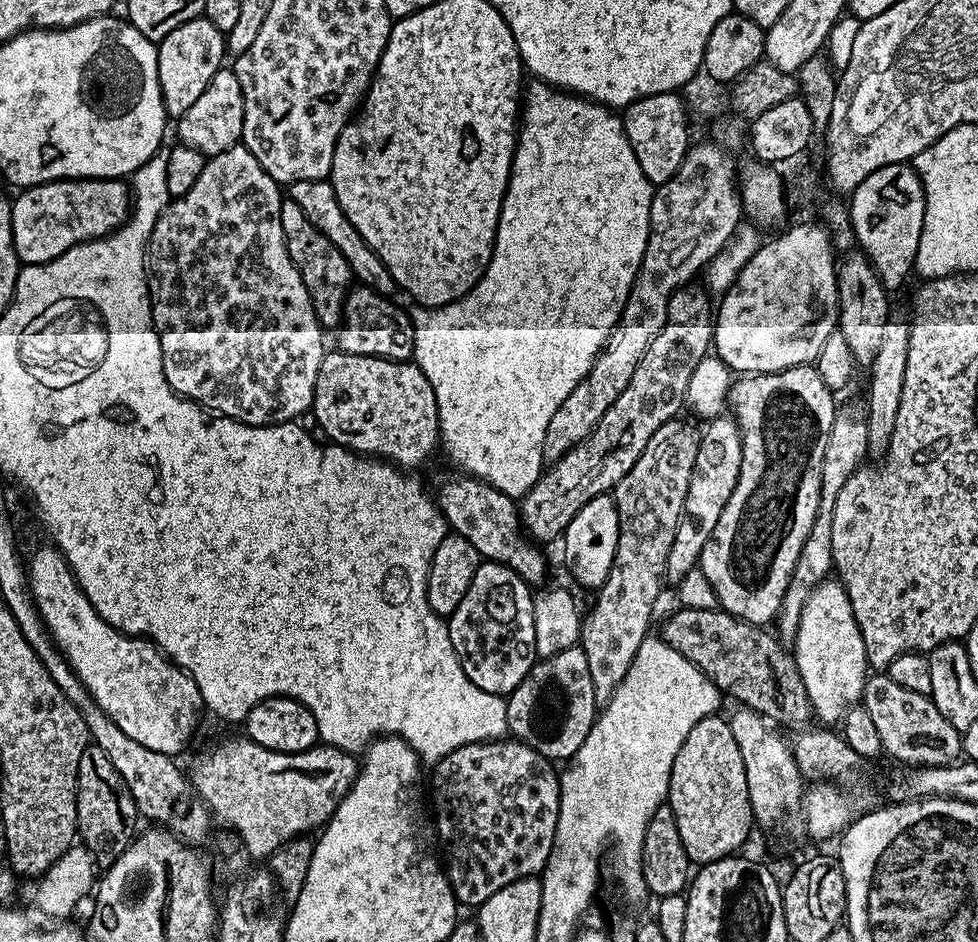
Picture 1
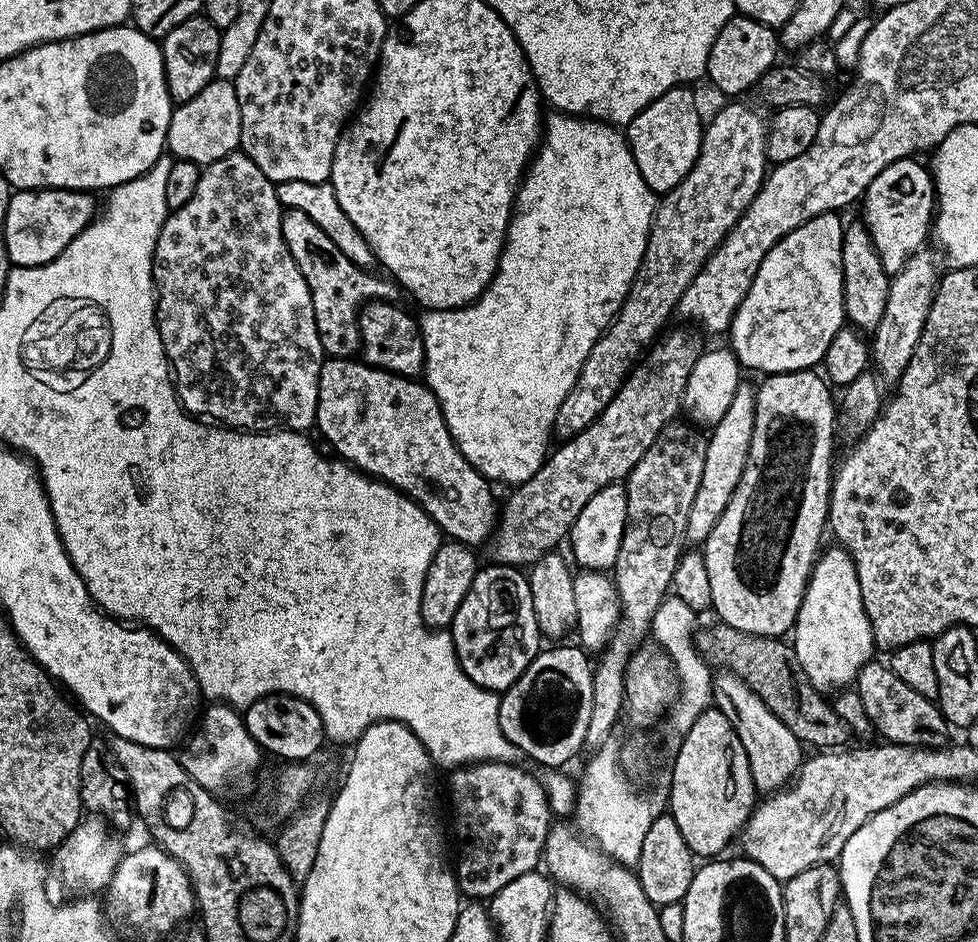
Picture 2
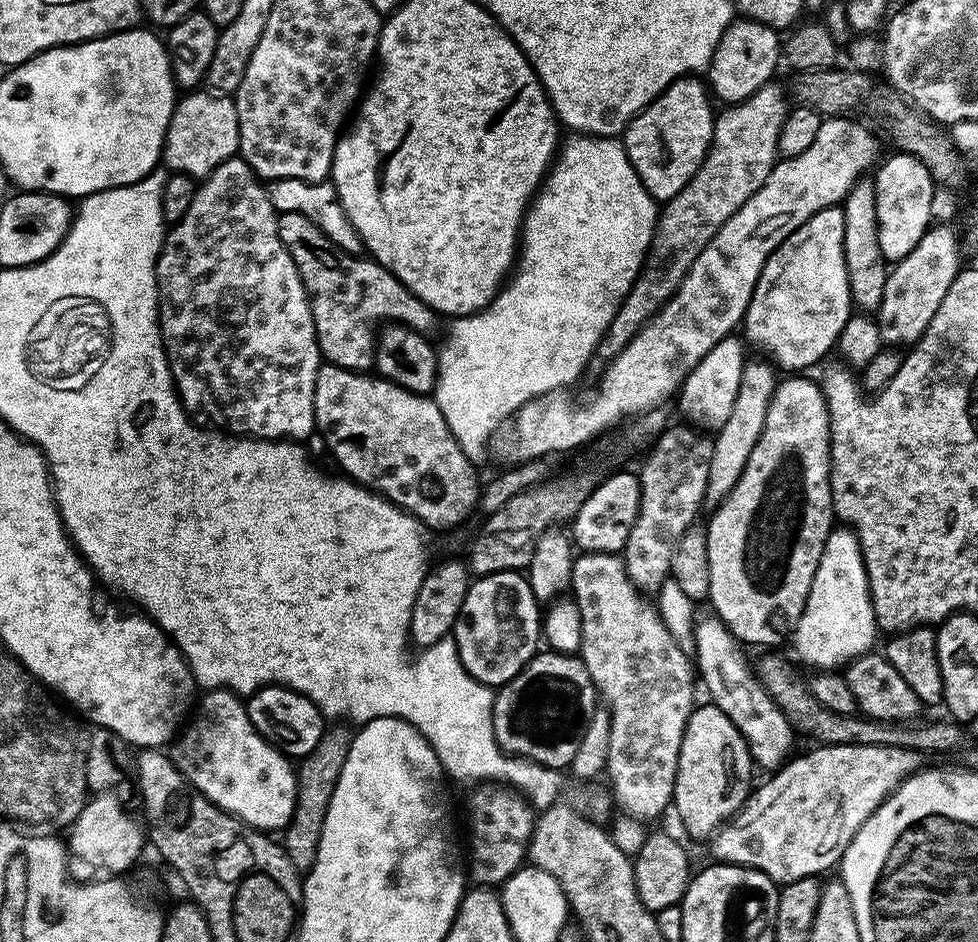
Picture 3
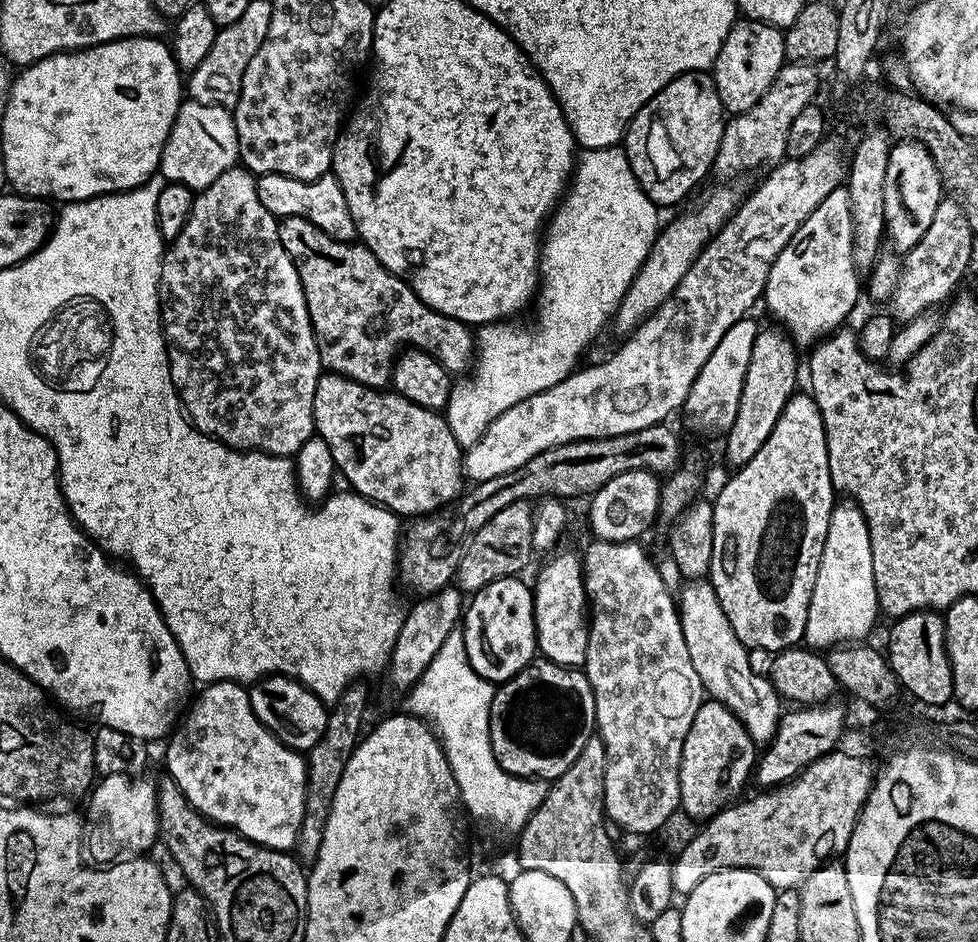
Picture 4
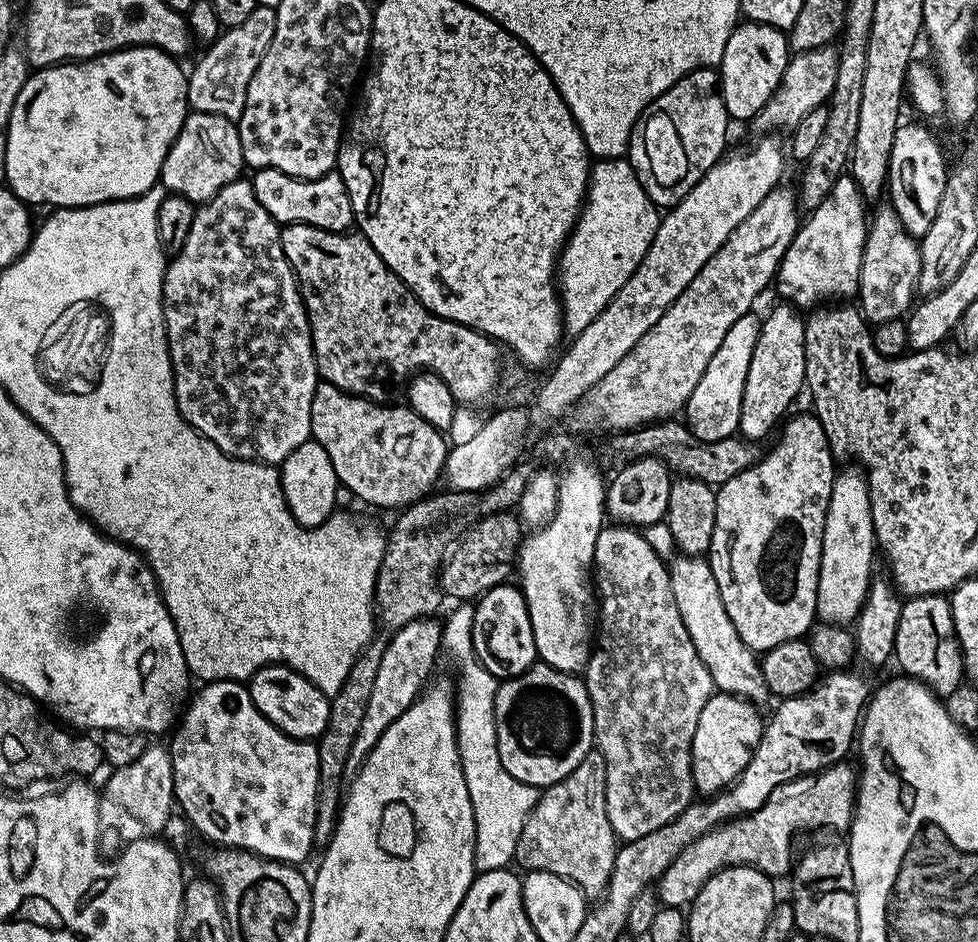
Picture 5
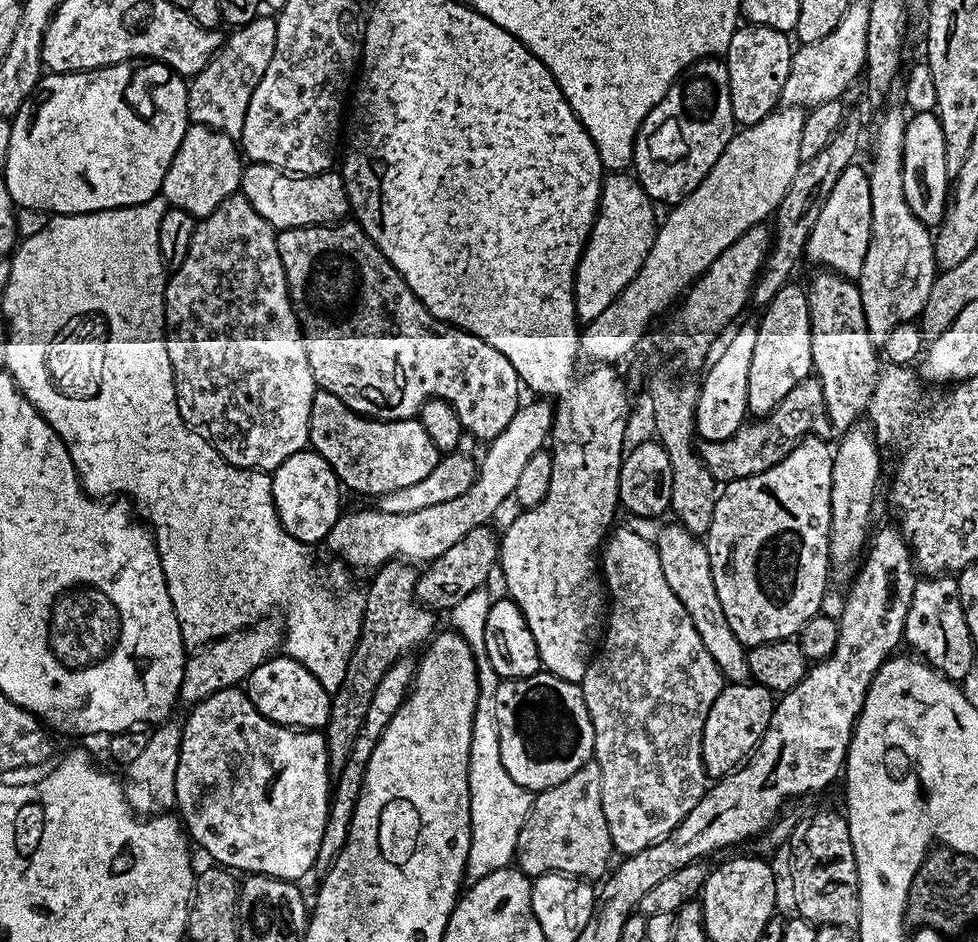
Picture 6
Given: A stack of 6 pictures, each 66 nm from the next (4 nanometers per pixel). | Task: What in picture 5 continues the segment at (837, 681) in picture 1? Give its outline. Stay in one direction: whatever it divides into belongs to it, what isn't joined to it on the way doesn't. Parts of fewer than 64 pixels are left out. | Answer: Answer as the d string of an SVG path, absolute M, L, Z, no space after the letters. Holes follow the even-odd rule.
M848 466L832 482L832 493L822 530L822 558L818 574L816 615L825 624L848 626L855 621L868 596L868 585L874 579L872 551L877 551L874 518L870 510L870 494L865 473Z

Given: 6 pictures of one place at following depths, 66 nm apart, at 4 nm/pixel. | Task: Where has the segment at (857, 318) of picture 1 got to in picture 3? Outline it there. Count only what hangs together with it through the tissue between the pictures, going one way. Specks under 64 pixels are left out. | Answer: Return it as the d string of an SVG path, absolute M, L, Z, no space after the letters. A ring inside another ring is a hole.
M862 178L848 191L842 202L844 209L844 229L842 246L846 258L846 278L850 282L852 303L865 313L875 313L882 302L886 290L886 278L890 271L889 261L882 254L882 242L878 242L878 206L876 205L876 185L871 179Z

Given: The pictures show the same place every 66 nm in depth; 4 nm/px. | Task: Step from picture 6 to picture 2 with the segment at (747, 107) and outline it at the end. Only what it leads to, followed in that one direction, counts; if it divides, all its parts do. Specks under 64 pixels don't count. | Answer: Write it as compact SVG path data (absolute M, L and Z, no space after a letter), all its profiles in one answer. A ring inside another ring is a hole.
M734 14L718 30L718 38L714 38L714 46L710 46L710 58L708 59L707 79L712 79L712 84L720 92L725 92L728 98L736 98L739 92L751 89L762 74L766 74L777 63L776 48L778 49L778 36L771 28L767 28L762 22L758 22L749 16Z

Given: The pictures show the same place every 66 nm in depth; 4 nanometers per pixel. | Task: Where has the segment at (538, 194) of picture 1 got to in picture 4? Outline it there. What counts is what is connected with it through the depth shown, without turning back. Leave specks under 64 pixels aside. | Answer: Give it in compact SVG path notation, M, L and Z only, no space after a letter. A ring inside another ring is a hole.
M623 147L589 148L579 153L576 167L572 173L570 187L565 191L560 203L556 205L550 219L547 221L546 231L542 236L540 262L538 265L538 295L534 300L534 305L536 304L536 328L515 328L512 322L479 325L474 332L474 363L471 365L470 375L464 378L469 378L469 380L464 380L461 384L459 381L452 385L452 393L448 399L448 407L446 409L446 419L452 425L452 433L457 442L460 443L461 449L466 450L470 446L474 446L474 442L478 442L478 438L482 438L482 434L488 429L490 422L494 422L494 418L498 418L506 410L510 410L510 406L514 406L542 390L553 388L558 382L562 382L567 376L572 375L584 347L603 330L604 323L607 320L609 323L615 317L616 308L622 302L630 282L636 277L638 270L646 262L646 258L652 249L652 243L656 240L658 229L662 224L662 219L660 220L660 216L656 212L659 212L657 204L646 195L642 190L642 186L634 178L634 170L630 166L628 156L625 154Z

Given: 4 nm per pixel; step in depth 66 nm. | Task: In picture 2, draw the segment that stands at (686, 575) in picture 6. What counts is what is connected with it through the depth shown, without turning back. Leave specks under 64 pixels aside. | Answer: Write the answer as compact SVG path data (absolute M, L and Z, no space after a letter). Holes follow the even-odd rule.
M717 671L712 677L712 699L734 726L734 734L746 750L746 762L750 762L750 774L757 793L771 794L781 791L795 777L802 763L802 745L797 736L790 734L786 722L770 714L770 706L732 672Z

